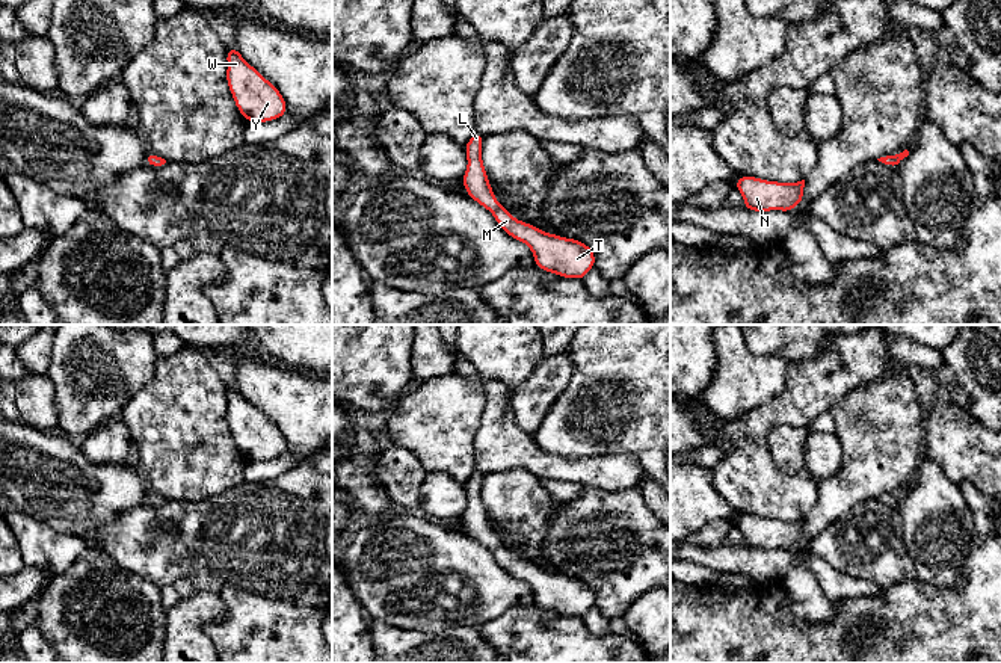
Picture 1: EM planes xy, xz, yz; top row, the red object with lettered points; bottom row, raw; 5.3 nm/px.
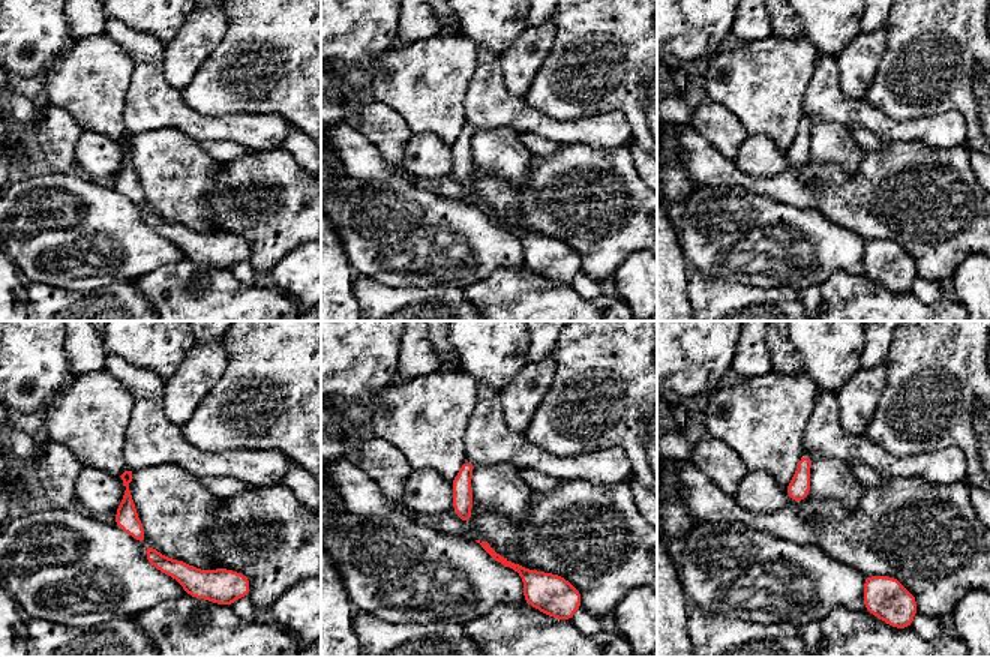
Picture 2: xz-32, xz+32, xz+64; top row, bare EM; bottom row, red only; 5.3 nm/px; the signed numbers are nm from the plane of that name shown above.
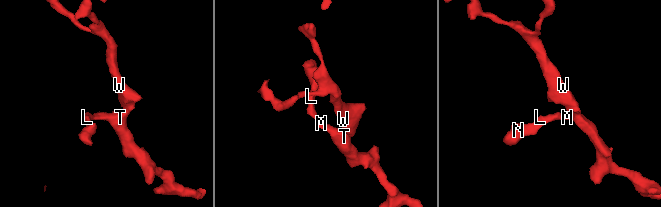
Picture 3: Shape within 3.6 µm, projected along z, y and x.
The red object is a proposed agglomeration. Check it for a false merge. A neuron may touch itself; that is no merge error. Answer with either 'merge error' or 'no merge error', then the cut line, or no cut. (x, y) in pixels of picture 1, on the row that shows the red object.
no merge error | no cut

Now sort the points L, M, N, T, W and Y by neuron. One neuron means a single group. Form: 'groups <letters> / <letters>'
groups L M N T W Y

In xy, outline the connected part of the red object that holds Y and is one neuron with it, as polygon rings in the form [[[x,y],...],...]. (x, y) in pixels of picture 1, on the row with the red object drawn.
[[[226,48],[226,83],[248,122],[269,122],[287,113],[281,92],[249,65],[237,48]]]

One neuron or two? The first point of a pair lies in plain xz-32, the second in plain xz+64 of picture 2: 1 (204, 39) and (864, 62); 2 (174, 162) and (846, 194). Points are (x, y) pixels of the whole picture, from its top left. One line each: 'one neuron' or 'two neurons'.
1: one neuron
2: two neurons

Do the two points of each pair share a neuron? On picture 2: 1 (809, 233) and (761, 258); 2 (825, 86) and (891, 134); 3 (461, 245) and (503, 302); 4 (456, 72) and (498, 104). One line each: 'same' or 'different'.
1: same
2: same
3: different
4: different

